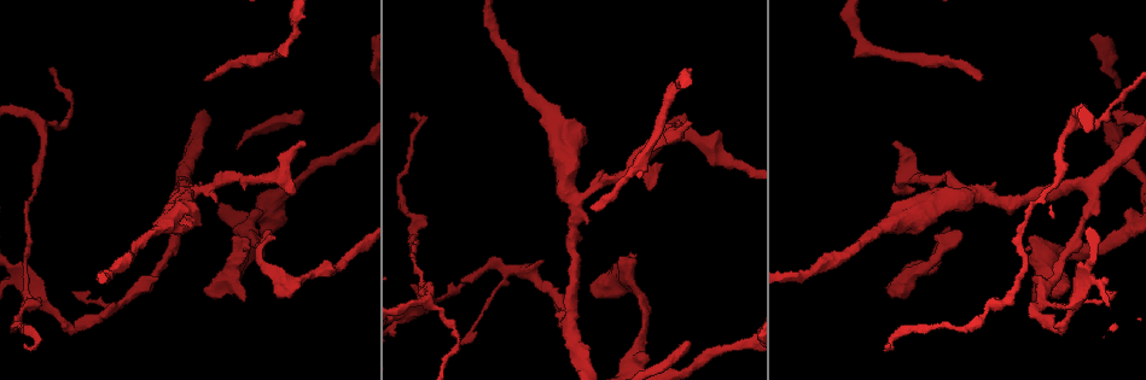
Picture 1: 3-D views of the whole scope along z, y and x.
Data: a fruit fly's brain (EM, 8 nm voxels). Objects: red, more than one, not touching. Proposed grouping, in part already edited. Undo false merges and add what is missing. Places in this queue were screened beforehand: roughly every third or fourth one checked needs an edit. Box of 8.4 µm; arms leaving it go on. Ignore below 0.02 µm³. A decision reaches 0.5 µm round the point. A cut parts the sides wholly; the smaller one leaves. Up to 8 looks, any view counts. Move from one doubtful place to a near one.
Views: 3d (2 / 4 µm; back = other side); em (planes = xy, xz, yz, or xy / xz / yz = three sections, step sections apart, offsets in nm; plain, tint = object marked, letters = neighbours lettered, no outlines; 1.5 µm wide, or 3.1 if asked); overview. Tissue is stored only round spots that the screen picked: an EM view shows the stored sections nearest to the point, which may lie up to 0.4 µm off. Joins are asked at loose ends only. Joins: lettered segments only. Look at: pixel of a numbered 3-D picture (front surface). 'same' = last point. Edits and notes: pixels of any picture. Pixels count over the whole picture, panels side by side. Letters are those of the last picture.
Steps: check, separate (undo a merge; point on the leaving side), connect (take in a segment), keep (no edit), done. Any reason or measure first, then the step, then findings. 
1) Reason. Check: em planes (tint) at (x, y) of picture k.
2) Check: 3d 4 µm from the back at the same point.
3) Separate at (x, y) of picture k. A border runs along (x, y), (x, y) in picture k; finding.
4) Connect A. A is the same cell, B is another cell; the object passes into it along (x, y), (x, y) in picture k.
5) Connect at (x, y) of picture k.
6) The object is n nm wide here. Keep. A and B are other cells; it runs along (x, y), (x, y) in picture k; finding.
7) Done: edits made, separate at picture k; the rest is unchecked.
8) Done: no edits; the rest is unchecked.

Branch stops here. Check: em planes (tint) at (412, 285) of picture 1.

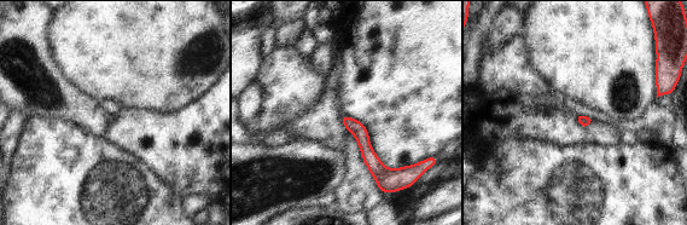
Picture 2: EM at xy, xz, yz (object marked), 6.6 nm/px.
Check: em planes (letters) at the same point.

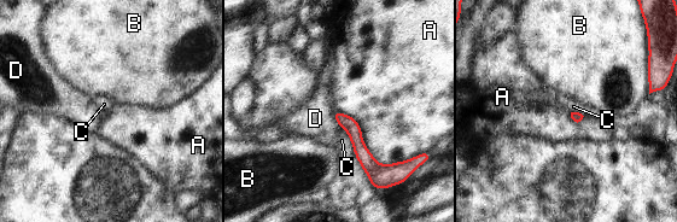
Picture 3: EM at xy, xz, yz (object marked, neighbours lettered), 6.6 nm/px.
Keep. A, B, C and D are other cells; no lettered segment goes on from it.

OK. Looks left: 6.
An open end. Check: 3d 4 µm at (1031, 242) of picture 1.

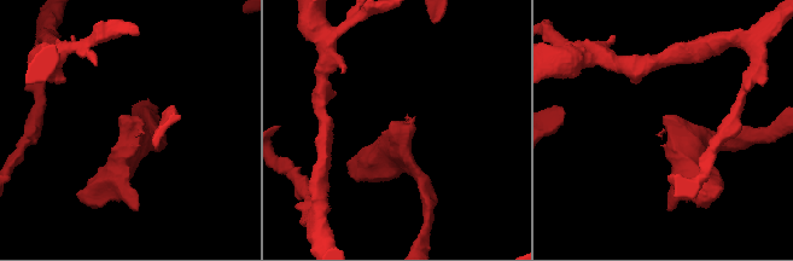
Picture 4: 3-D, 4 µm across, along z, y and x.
Check: em xz step 4 (letters) at (121, 123) of picture 4.

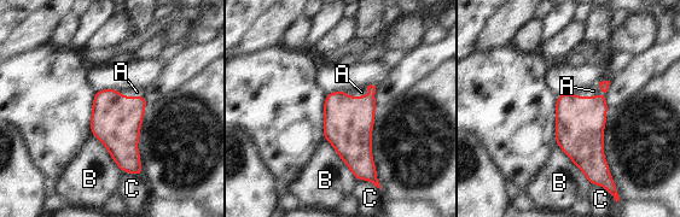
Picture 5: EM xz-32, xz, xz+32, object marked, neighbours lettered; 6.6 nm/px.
Another direction. Check: em xy step 8 (letters) at the same point.

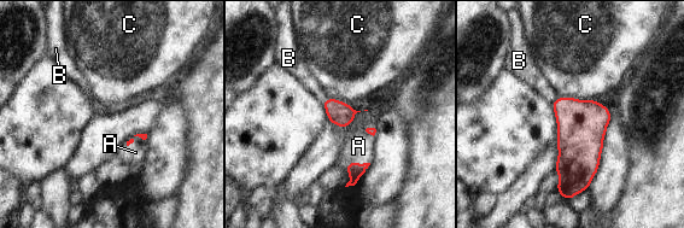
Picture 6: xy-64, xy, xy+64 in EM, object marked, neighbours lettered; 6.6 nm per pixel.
The object is 130 nm wide here. Connect at (358, 146) of picture 6. A is the same cell, B and C are other cells; it goes on there.

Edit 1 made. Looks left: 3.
Check: overview.

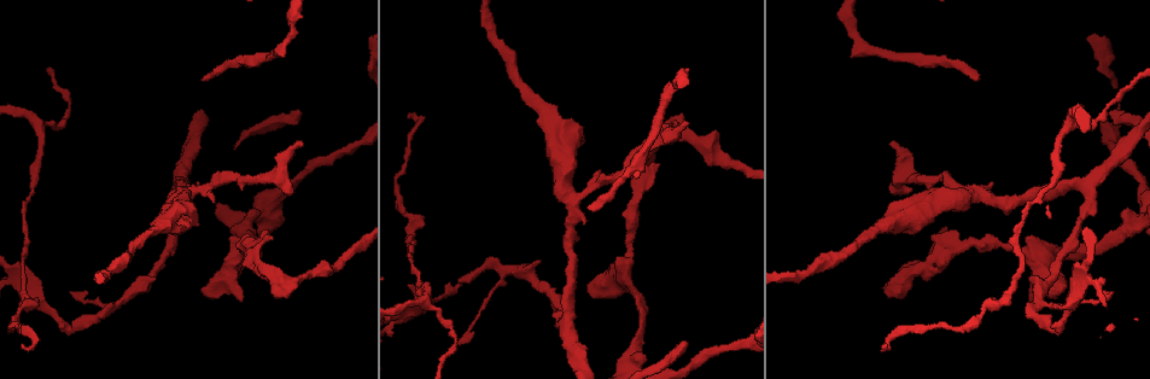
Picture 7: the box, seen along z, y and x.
Check: em xy step 8 (letters) at (203, 80) of picture 7.

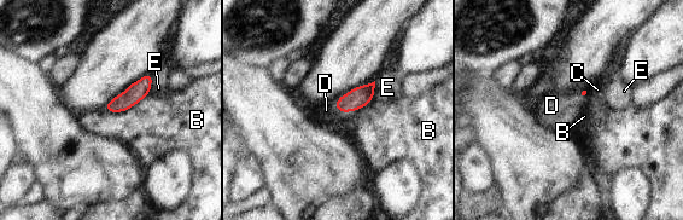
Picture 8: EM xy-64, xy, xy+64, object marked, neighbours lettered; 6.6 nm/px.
The object is 120 nm wide here. Connect at (326, 110) of picture 8. D is the same cell, B, C and E are other cells; the object passes into it along (361, 96), (334, 106), (326, 110) in picture 8; the cell continues.

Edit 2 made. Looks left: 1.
Done: edits made, connect at picture 6, connect at picture 8; the rest is unchecked.

